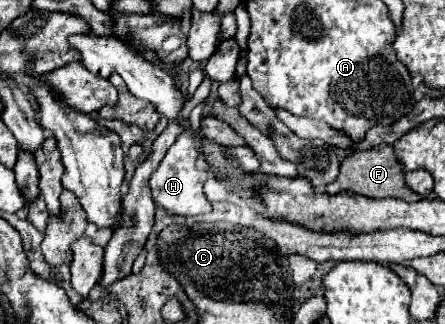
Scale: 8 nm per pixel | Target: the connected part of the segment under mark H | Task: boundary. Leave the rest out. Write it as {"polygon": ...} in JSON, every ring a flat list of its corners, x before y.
{"polygon":[[204,102,198,104,191,111,189,116,190,130,184,131,178,136,178,140,166,152,160,166,156,168,156,172,150,178,152,200,176,216,202,216,202,214,208,214,212,210,212,204,206,200,206,196,202,192,202,186,204,186,204,180,208,178,208,172,200,170,196,164,200,152,196,152,196,140,193,134,200,128,203,107]]}

